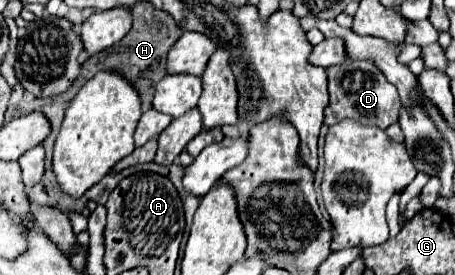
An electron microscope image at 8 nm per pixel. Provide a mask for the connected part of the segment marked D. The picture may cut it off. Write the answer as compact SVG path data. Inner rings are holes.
M343 62L327 68L327 78L329 78L329 104L325 108L325 124L333 126L345 118L359 120L361 124L367 126L377 126L377 128L387 128L397 122L399 118L399 108L401 100L399 94L395 92L395 86L385 80L385 76L371 64L371 62Z

